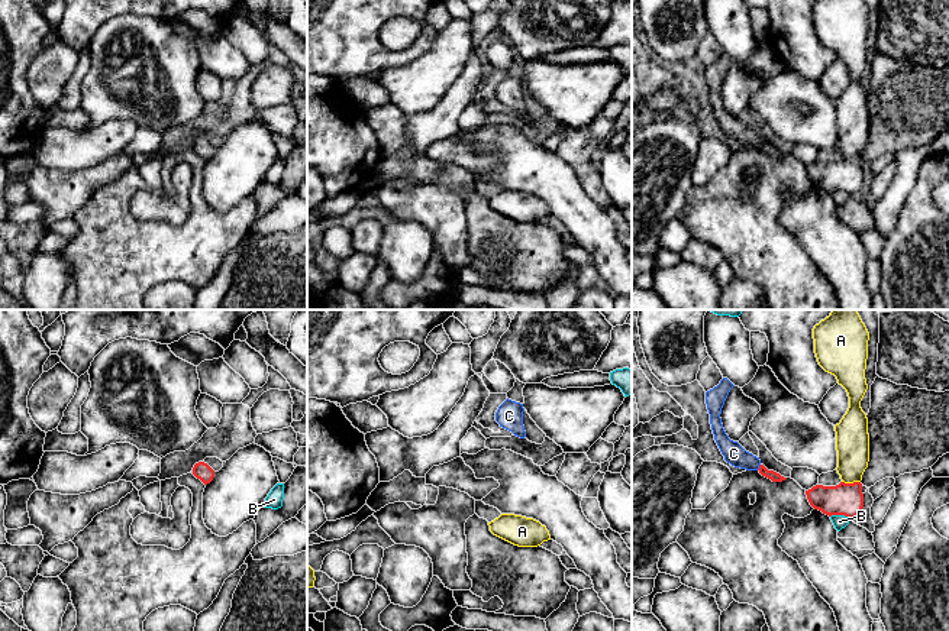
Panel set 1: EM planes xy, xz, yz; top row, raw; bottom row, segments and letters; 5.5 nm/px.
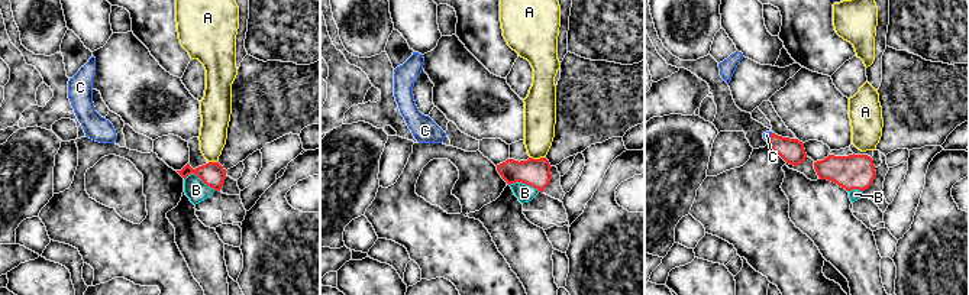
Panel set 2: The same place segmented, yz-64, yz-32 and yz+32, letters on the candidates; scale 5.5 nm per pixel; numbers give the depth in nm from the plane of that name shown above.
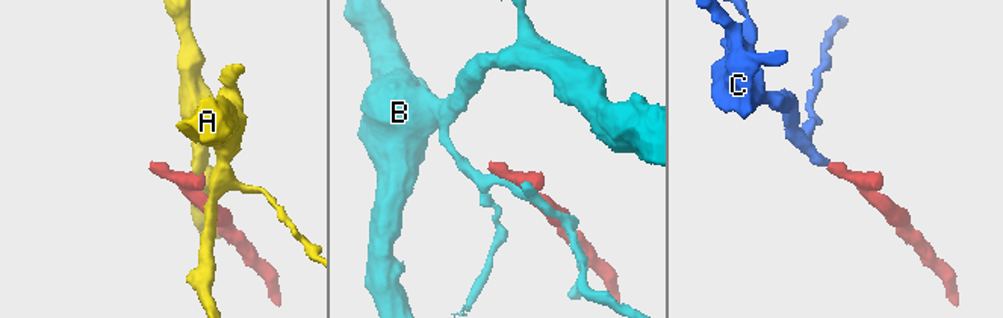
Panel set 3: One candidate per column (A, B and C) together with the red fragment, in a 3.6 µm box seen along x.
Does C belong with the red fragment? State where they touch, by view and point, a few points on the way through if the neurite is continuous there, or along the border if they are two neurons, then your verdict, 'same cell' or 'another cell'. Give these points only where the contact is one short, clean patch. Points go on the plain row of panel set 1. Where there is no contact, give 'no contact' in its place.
meets red in yz at (759, 144); runs through yz (774, 152), (759, 144), (733, 129); same cell

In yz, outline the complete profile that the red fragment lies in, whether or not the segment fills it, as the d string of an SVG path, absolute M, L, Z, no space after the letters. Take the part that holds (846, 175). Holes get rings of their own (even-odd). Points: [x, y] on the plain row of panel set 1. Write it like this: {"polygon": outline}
{"polygon": "M840 158L836 162L816 161L806 166L807 175L814 185L823 190L845 191L853 195L864 184L862 159Z"}

